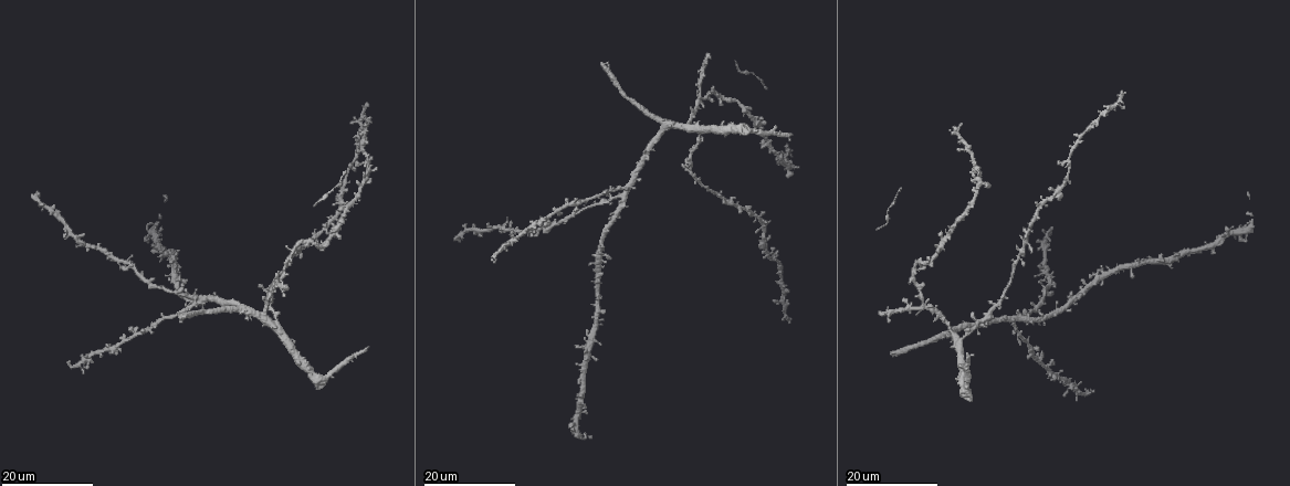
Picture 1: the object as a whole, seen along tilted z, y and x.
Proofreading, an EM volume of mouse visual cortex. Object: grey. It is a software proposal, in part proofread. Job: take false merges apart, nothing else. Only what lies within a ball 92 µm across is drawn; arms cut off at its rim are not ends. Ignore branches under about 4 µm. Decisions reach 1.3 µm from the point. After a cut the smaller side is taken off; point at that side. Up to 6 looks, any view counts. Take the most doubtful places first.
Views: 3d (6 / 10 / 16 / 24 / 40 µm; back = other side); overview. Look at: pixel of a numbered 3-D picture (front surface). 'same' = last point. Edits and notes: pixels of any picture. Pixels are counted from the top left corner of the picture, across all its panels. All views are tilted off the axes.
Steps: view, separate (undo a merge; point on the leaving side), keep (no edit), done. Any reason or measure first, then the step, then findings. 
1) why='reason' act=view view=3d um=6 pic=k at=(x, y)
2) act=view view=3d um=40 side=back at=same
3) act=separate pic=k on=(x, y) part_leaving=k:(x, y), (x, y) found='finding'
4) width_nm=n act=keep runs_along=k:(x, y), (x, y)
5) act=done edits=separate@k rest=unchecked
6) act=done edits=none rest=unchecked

act=view view=3d um=16 pic=1 at=(302, 242)

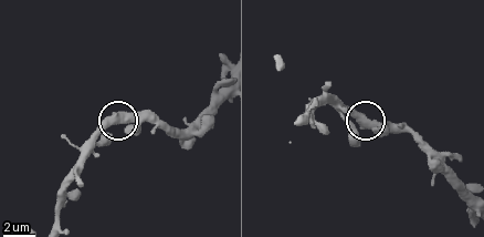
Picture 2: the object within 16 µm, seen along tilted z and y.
act=view view=3d um=10 pic=2 at=(365, 120)

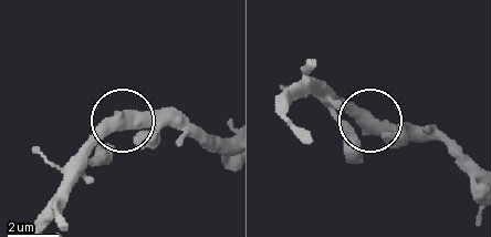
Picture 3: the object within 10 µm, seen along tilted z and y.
act=keep runs_along=3:(40, 224), (72, 172), (116, 129), (184, 114) found='one neuron here'

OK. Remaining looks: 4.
act=view view=3d um=16 pic=1 at=(961, 336)

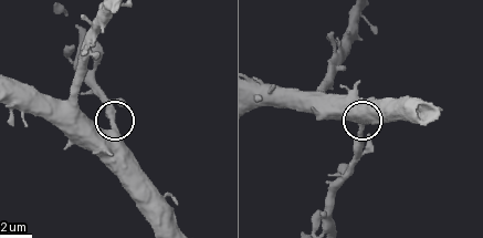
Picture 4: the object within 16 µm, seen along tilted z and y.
act=view view=3d um=10 pic=4 at=(117, 130)

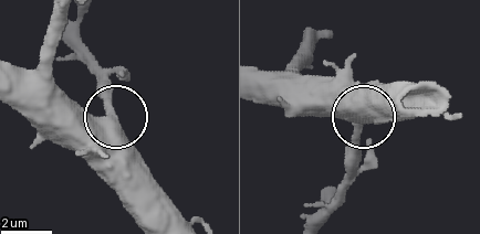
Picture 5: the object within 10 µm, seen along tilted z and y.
width_nm=470 act=keep found='all the same neuron'

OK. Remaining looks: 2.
act=view view=3d um=16 pic=1 at=(618, 194)

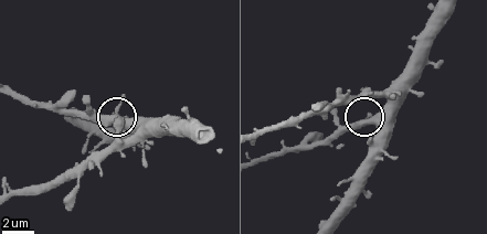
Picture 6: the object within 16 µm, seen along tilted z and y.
act=view view=3d um=10 pic=6 at=(369, 123)

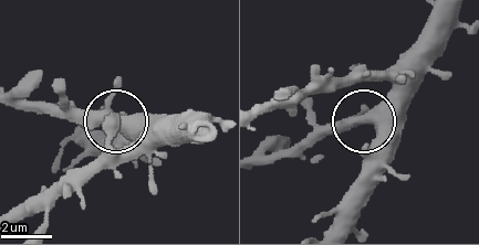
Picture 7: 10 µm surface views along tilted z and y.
width_nm=470 act=keep found='one neuron here'

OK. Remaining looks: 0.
act=done edits=none rest=unchecked

